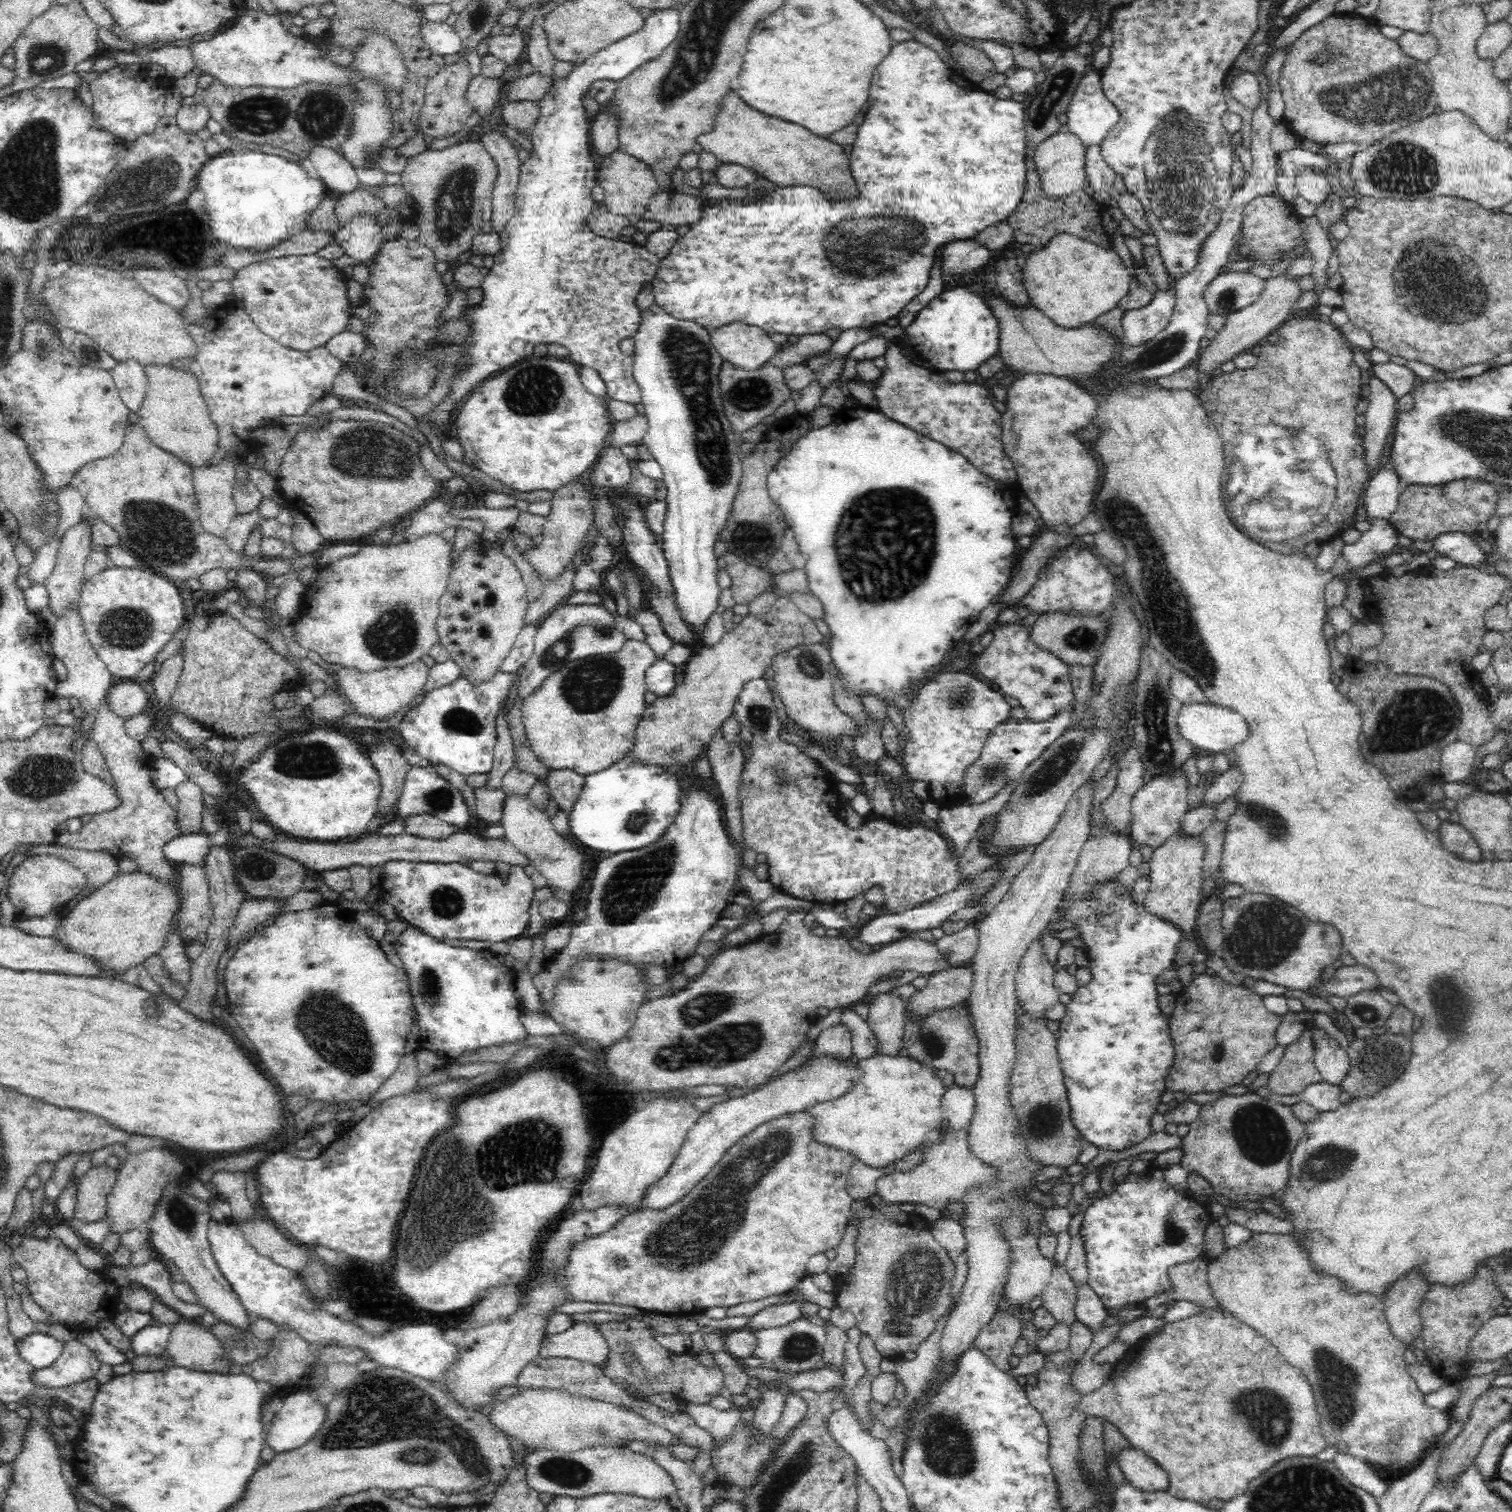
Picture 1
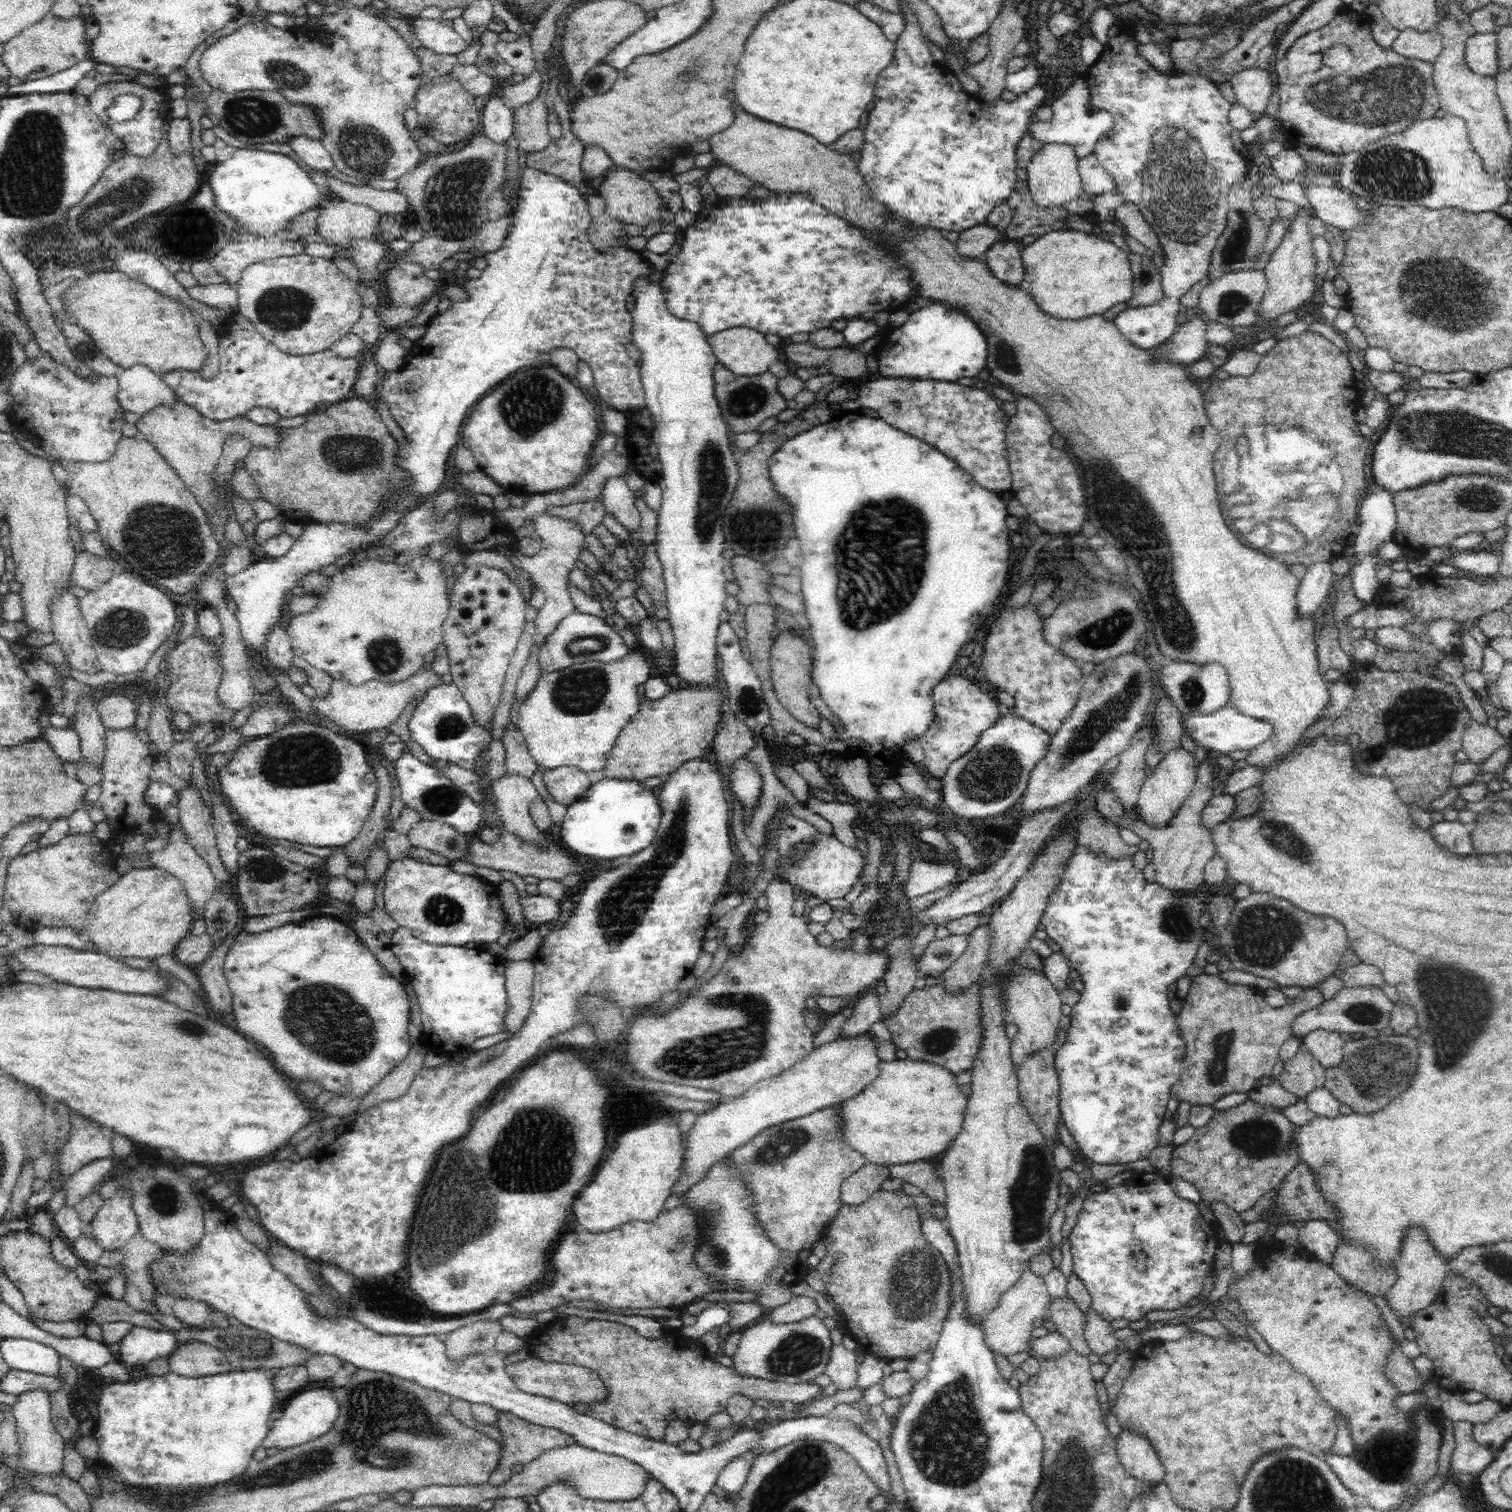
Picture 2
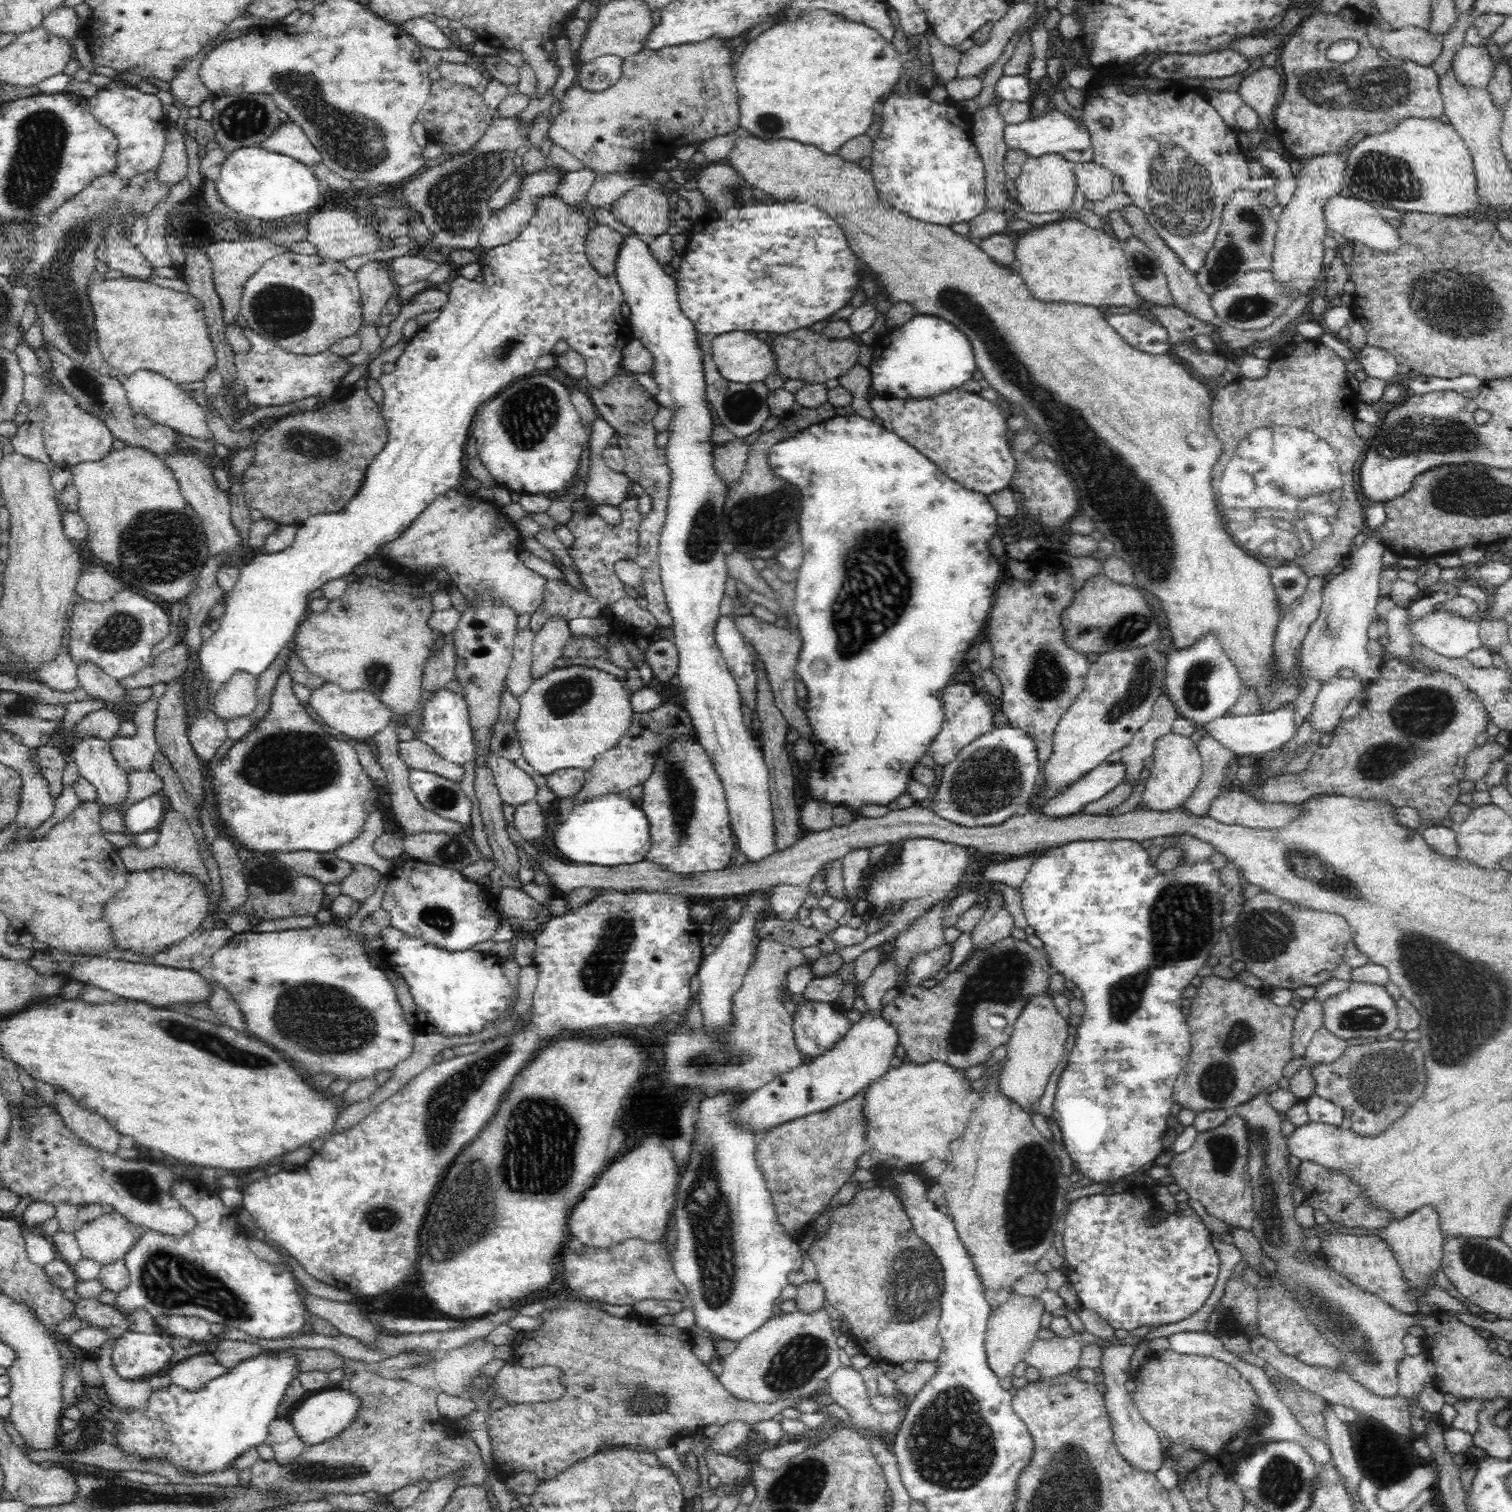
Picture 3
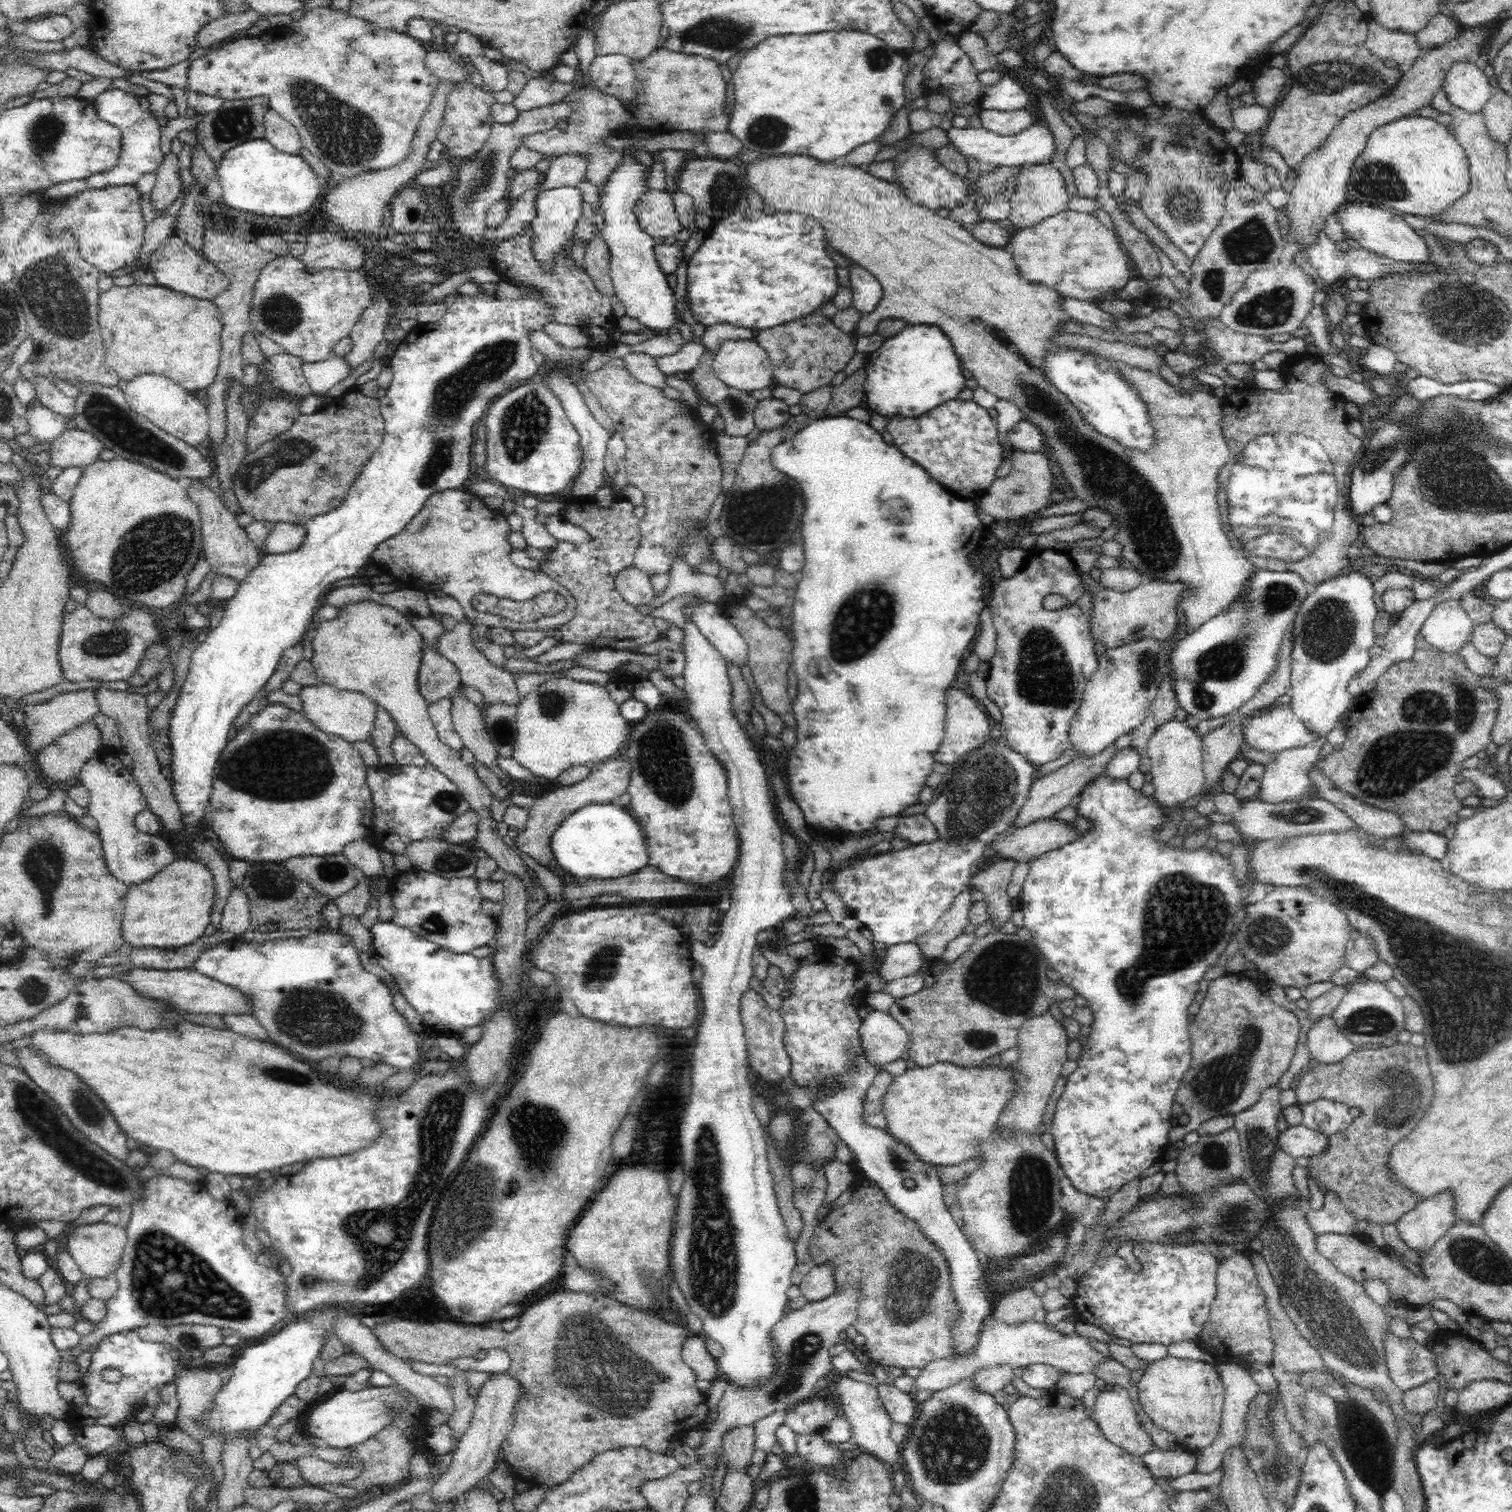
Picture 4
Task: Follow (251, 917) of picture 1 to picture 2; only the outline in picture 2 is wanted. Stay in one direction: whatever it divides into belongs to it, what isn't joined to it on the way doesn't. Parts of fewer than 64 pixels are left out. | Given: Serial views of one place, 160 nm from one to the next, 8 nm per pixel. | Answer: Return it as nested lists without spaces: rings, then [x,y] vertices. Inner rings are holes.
[[[229,933],[195,970],[196,977],[202,985],[202,990],[206,992],[208,1007],[216,1012],[221,1012],[223,1015],[232,1013],[233,1006],[232,993],[223,973],[222,964],[226,950],[232,946],[232,938],[238,933]]]

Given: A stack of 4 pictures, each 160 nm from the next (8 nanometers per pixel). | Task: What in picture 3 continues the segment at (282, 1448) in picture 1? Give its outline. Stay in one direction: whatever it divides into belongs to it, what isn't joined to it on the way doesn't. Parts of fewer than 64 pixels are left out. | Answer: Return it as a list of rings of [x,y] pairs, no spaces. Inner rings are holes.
[[[339,1386],[331,1387],[328,1388],[328,1392],[320,1392],[320,1394],[314,1392],[314,1396],[306,1398],[294,1412],[291,1412],[290,1422],[300,1440],[311,1447],[335,1439],[353,1423],[353,1420],[357,1417],[357,1411],[360,1409],[361,1400],[355,1394]]]

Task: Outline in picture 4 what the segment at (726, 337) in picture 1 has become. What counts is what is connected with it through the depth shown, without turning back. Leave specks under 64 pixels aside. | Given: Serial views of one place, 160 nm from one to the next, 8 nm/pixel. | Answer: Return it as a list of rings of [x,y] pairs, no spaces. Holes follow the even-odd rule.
[[[728,339],[715,352],[714,374],[724,384],[746,391],[776,385],[767,352],[752,339]]]

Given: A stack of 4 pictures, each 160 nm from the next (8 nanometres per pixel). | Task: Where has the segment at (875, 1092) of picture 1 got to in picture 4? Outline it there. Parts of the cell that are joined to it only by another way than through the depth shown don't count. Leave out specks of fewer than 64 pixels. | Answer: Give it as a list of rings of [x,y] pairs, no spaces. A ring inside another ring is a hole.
[[[937,1062],[896,1075],[882,1099],[882,1113],[891,1136],[916,1153],[921,1161],[954,1166],[976,1159],[977,1147],[995,1130],[1013,1092],[1010,1064],[964,1068],[951,1062]]]

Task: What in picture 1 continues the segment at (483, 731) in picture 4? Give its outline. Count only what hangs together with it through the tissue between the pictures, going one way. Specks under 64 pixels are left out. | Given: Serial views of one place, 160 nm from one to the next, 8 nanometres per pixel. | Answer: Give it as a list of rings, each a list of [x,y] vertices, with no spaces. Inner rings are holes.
[[[505,794],[503,814],[499,823],[504,827],[505,838],[512,842],[518,851],[525,854],[526,858],[531,860],[531,865],[546,878],[546,886],[557,886],[570,893],[578,888],[578,884],[584,879],[584,856],[573,844],[566,842],[563,835],[554,831],[550,816],[538,811],[527,794]]]

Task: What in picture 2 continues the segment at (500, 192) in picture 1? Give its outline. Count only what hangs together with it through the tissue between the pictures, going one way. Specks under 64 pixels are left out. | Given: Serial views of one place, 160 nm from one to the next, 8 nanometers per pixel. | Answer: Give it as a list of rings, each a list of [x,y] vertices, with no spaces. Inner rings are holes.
[[[497,95],[488,96],[482,112],[484,132],[494,142],[506,142],[514,130],[513,112]]]

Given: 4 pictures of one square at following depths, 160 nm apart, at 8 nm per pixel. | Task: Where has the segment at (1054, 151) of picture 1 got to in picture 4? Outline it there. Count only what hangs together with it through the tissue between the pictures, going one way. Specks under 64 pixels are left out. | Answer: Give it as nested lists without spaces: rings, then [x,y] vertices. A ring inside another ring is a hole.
[[[1046,164],[1030,165],[1030,168],[1026,165],[1026,168],[1017,174],[1015,191],[1010,198],[1011,208],[1006,219],[1012,223],[1016,231],[1020,232],[1020,230],[1039,224],[1044,221],[1044,218],[1060,214],[1062,210],[1068,209],[1068,199],[1066,184],[1056,168],[1052,166],[1046,168]]]

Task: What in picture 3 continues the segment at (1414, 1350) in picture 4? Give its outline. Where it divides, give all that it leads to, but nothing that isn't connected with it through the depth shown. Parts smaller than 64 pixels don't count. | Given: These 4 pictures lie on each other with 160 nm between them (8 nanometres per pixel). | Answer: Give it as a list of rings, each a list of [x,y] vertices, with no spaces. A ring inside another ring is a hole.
[[[1426,1353],[1416,1356],[1404,1354],[1403,1360],[1396,1366],[1396,1372],[1398,1392],[1410,1401],[1415,1401],[1424,1386],[1435,1380],[1435,1364]]]

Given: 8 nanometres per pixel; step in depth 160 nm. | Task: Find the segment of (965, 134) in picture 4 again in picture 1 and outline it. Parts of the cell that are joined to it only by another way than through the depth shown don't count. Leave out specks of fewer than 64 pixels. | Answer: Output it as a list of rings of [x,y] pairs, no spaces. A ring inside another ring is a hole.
[[[1095,68],[1084,73],[1064,113],[1067,120],[1063,130],[1075,134],[1086,149],[1099,145],[1119,118],[1116,107],[1104,97],[1100,73]]]

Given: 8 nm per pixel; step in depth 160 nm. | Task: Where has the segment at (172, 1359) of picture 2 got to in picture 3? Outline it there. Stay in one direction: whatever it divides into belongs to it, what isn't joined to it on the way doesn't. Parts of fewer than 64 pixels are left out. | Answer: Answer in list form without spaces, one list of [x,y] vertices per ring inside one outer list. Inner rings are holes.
[[[213,1353],[196,1355],[172,1364],[166,1371],[172,1383],[187,1391],[197,1391],[209,1380],[218,1378],[227,1369],[218,1364]]]

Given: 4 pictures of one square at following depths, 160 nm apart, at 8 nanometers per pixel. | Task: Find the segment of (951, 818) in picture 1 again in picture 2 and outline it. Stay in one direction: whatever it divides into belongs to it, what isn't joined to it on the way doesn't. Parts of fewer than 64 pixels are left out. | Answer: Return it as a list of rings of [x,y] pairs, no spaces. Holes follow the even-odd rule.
[[[950,858],[944,864],[938,862],[914,862],[908,882],[903,887],[904,905],[910,898],[934,892],[955,882],[961,873],[956,870],[956,860]]]

